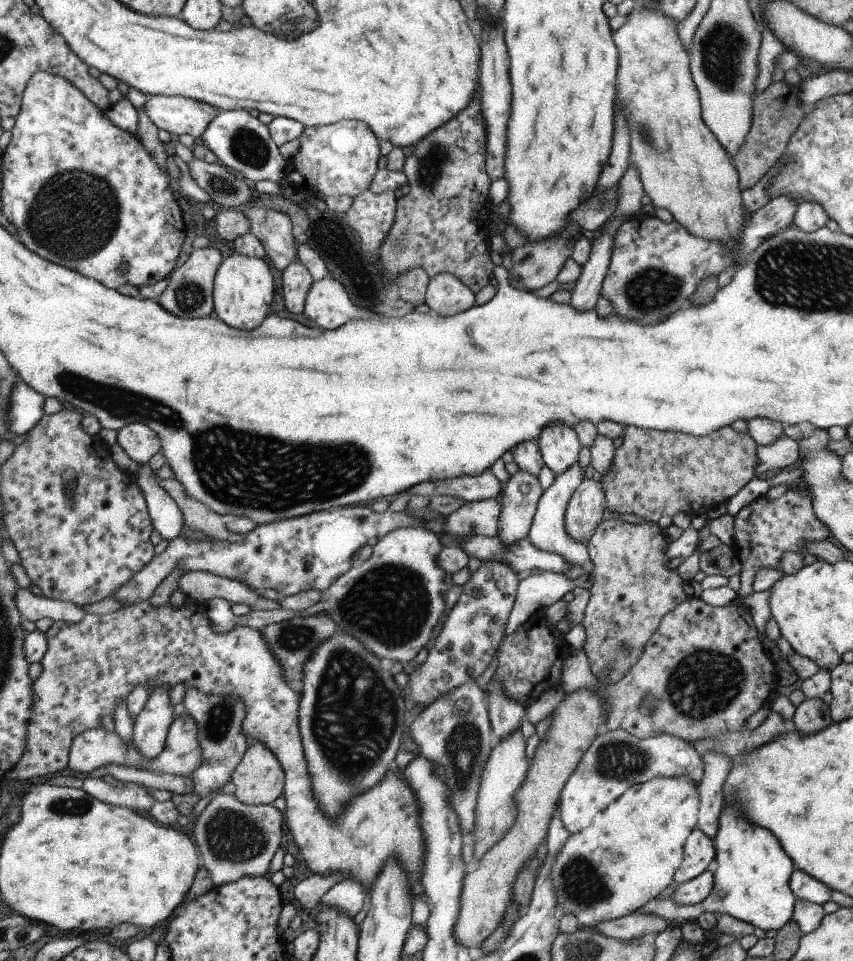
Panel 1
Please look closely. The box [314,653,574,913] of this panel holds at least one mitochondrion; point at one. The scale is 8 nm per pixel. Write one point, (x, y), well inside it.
(462, 746)

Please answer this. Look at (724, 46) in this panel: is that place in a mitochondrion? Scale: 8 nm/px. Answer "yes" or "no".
yes

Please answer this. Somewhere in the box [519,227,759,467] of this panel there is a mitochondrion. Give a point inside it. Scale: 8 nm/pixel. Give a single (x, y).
(651, 292)

